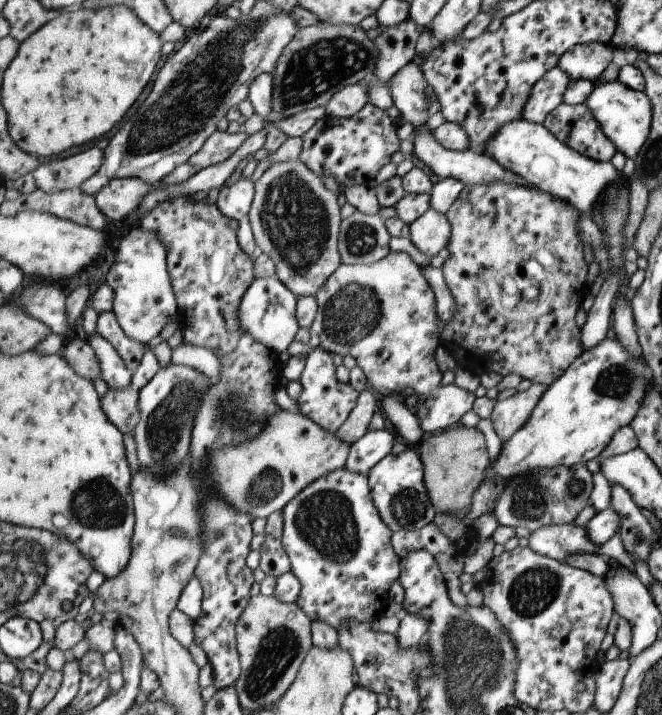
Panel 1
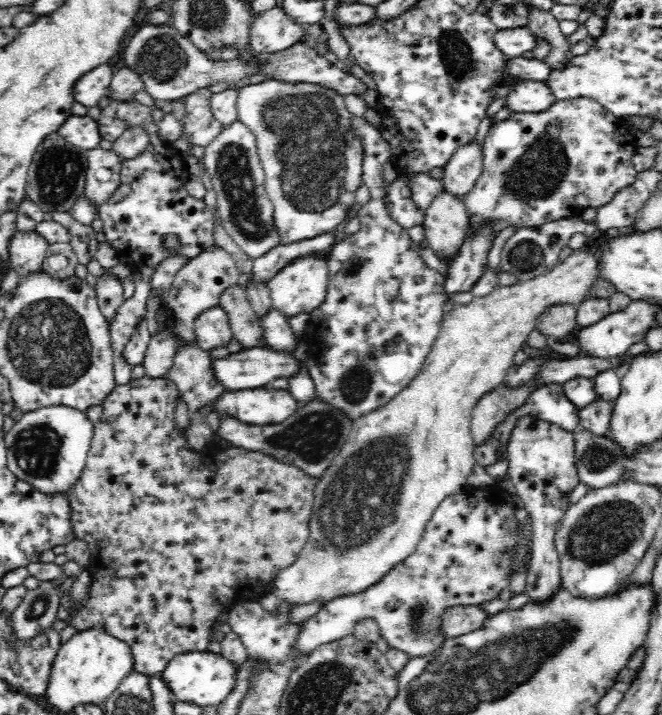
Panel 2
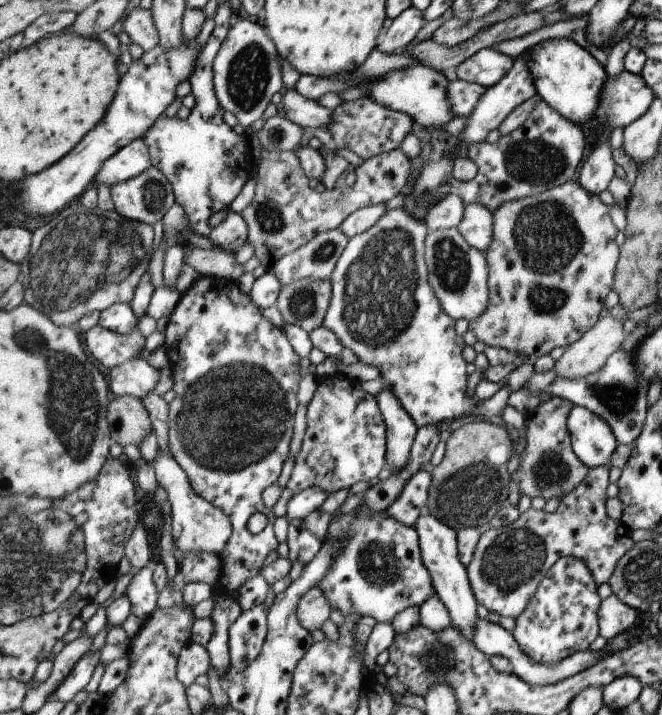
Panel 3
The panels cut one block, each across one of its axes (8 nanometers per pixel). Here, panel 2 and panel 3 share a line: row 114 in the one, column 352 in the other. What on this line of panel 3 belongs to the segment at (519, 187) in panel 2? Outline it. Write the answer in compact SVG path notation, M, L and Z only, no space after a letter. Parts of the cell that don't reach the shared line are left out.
M363 507L360 511L343 513L332 517L330 527L323 542L333 543L344 539L346 543L334 560L332 567L327 571L324 579L321 579L315 587L321 589L327 600L330 600L332 608L336 608L345 617L360 615L361 617L373 617L378 623L391 623L408 608L418 607L431 599L436 594L436 586L432 579L432 573L428 565L424 563L423 552L419 541L419 534L413 526L403 524L388 510L370 511L369 507Z

